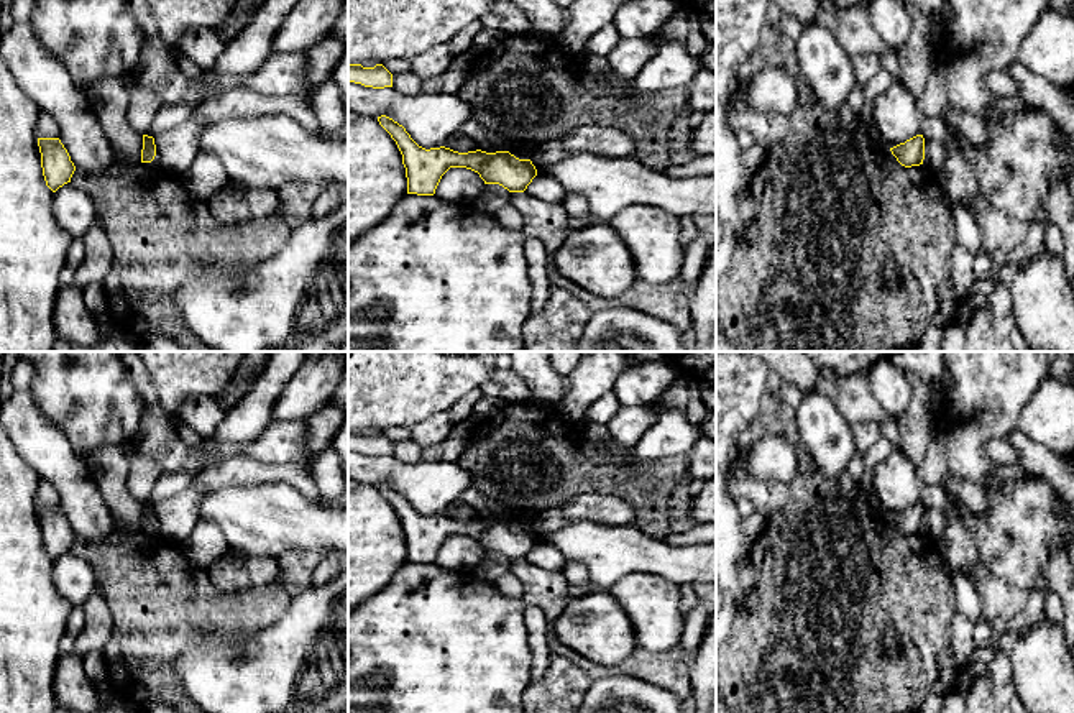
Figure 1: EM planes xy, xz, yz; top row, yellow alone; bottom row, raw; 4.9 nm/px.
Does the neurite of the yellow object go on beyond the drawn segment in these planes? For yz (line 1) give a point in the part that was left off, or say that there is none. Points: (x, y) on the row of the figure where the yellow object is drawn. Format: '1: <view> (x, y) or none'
1: none

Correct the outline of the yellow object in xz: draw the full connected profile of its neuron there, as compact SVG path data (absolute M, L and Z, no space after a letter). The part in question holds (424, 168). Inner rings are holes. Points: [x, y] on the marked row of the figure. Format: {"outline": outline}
{"outline": "M381 115L378 122L402 154L407 194L434 196L442 176L450 168L471 169L480 174L484 184L499 184L509 192L524 192L537 176L530 159L519 159L509 151L486 153L476 150L458 153L445 146L425 150L392 118Z"}

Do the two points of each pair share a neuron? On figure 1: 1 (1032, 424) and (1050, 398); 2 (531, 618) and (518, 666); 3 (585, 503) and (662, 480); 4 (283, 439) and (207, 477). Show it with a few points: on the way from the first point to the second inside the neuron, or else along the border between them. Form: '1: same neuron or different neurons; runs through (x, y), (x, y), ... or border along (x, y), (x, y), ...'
1: same neuron; runs through (1038, 418), (1050, 404)
2: different neurons; border along (526, 607), (524, 626), (532, 656), (531, 672)
3: different neurons; border along (573, 496), (616, 495), (633, 508), (636, 521)
4: different neurons; border along (286, 462), (230, 455), (211, 467)

